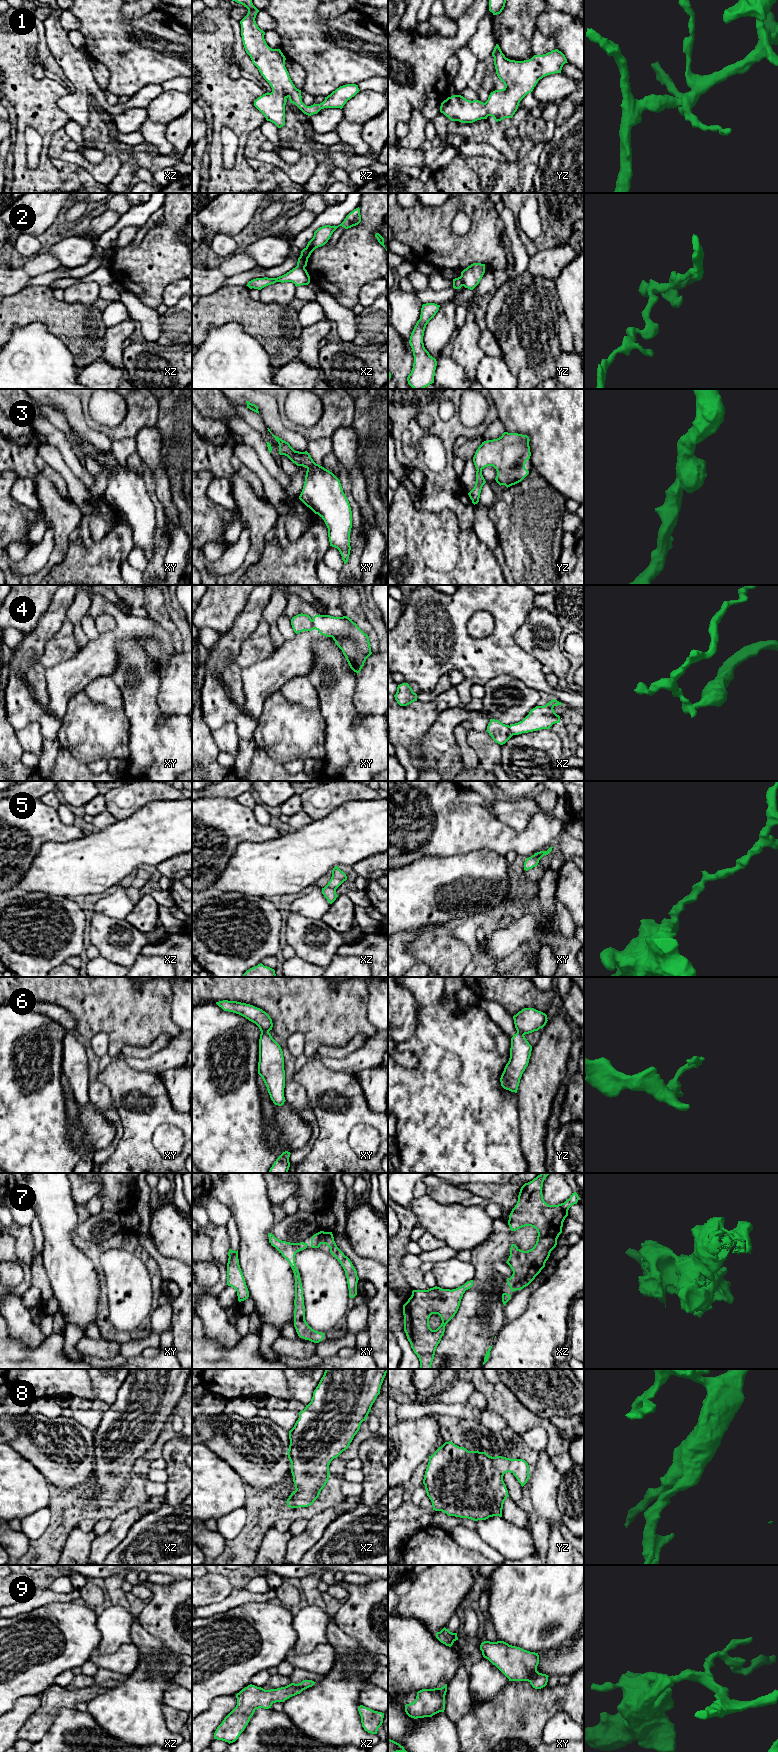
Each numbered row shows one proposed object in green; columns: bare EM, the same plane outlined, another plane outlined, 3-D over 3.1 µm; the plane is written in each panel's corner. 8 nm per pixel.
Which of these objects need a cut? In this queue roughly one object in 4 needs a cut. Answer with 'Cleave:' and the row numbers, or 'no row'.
Cleave: 2, 4, 6

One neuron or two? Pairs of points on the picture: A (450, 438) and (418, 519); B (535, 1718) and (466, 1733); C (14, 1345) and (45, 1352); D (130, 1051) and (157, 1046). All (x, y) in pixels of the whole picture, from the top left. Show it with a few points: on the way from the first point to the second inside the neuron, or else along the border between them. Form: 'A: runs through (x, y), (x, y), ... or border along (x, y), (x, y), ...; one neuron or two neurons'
A: border along (446, 509), (438, 511), (422, 510); two neurons
B: runs through (519, 1730), (509, 1730), (506, 1733), (483, 1733); one neuron
C: runs through (22, 1353), (37, 1353); one neuron
D: runs through (137, 1051), (150, 1051); one neuron

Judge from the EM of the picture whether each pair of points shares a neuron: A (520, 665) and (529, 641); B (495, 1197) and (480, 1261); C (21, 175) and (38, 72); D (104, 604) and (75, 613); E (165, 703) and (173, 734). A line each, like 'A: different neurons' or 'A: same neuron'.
A: different neurons
B: different neurons
C: different neurons
D: different neurons
E: different neurons

